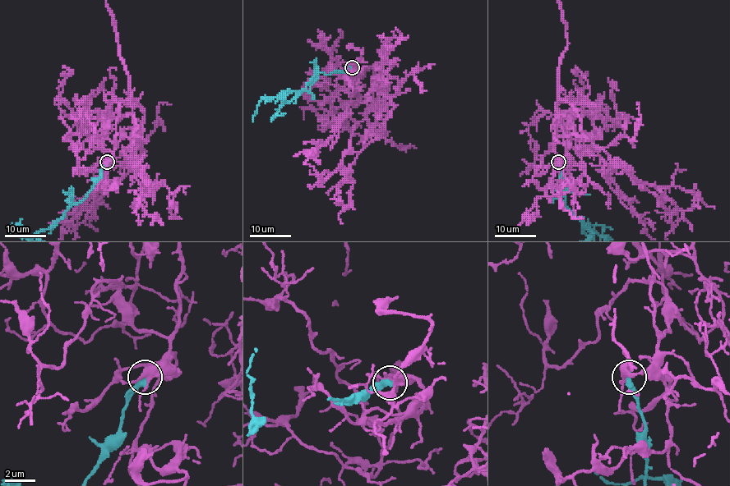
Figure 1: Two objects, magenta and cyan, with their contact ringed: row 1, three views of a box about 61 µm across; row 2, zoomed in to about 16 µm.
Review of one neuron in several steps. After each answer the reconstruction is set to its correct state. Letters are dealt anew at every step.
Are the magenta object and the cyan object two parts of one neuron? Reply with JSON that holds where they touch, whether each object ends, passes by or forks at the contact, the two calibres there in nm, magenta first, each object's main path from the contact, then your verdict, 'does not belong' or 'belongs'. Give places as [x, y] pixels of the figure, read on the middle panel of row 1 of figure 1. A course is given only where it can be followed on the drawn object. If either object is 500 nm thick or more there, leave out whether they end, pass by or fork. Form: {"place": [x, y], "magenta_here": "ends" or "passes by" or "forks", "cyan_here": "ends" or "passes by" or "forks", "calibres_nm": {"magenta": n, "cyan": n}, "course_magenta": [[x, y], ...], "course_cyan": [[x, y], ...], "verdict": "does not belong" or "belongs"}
{"place": [352, 67], "magenta_here": "forks", "cyan_here": "ends", "calibres_nm": {"magenta": 320, "cyan": 480}, "course_cyan": [[351, 66], [345, 71], [316, 74], [304, 88], [283, 92], [270, 100], [265, 98], [257, 107], [253, 121]], "verdict": "does not belong"}

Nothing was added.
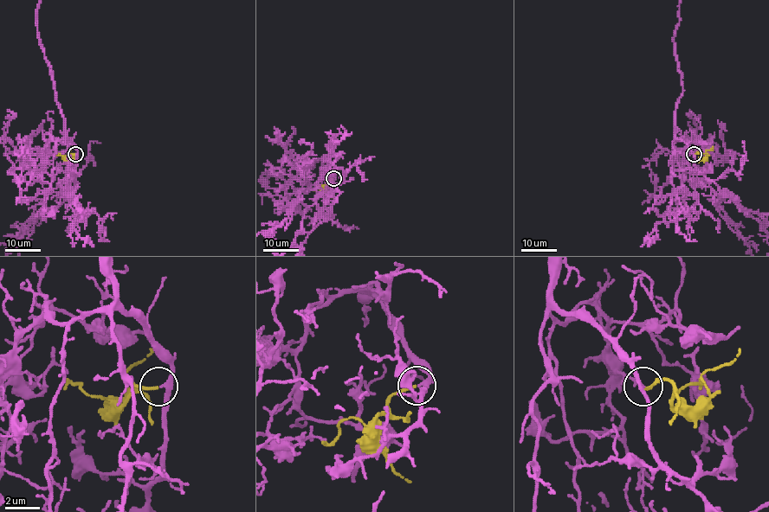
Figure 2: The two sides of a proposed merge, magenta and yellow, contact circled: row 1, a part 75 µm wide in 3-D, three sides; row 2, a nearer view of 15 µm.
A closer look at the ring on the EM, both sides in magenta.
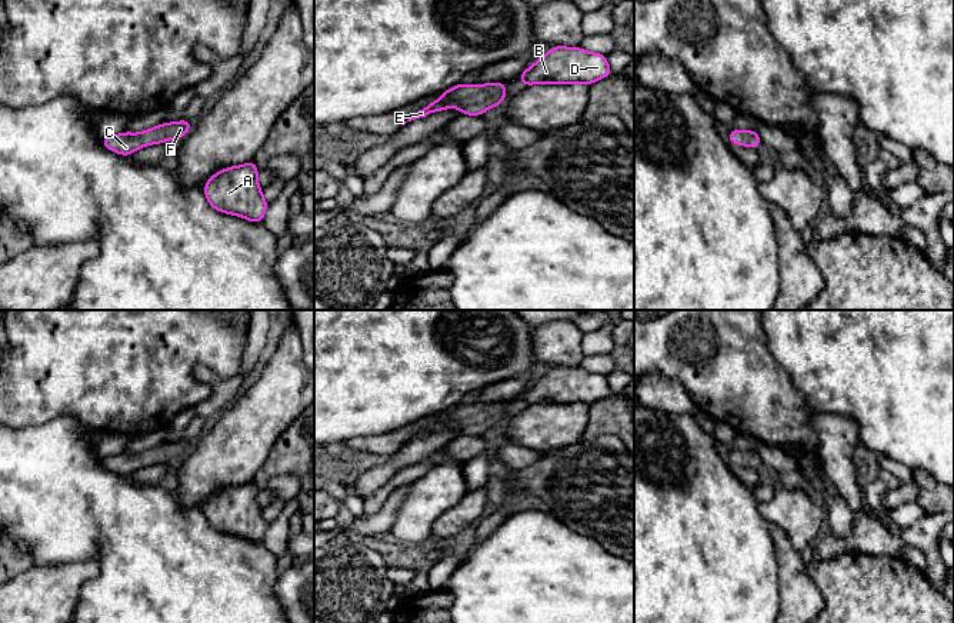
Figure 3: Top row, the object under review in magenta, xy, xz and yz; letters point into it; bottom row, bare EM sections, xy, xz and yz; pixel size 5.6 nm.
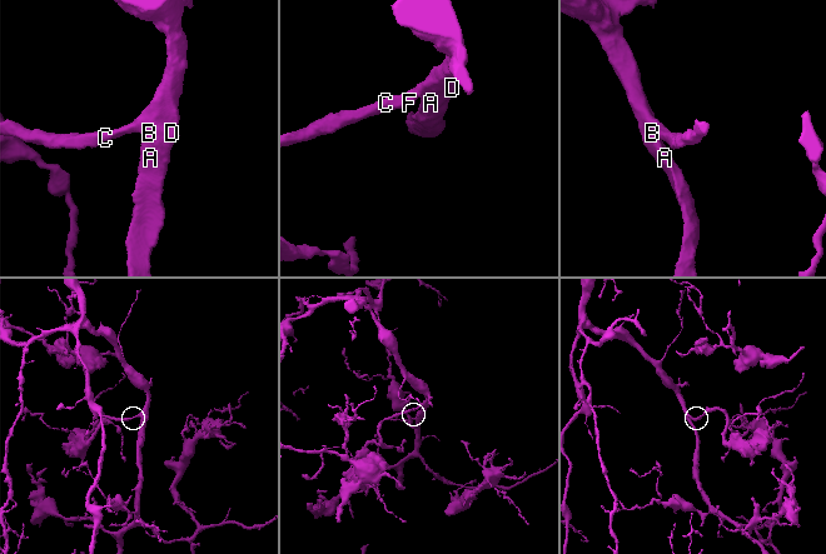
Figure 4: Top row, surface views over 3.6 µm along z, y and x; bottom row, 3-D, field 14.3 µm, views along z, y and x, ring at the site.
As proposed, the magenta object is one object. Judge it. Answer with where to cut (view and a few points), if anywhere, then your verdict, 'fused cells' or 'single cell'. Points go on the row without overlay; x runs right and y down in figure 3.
cut none; single cell

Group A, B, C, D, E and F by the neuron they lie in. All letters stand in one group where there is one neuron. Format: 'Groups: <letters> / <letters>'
Groups: A B C D E F

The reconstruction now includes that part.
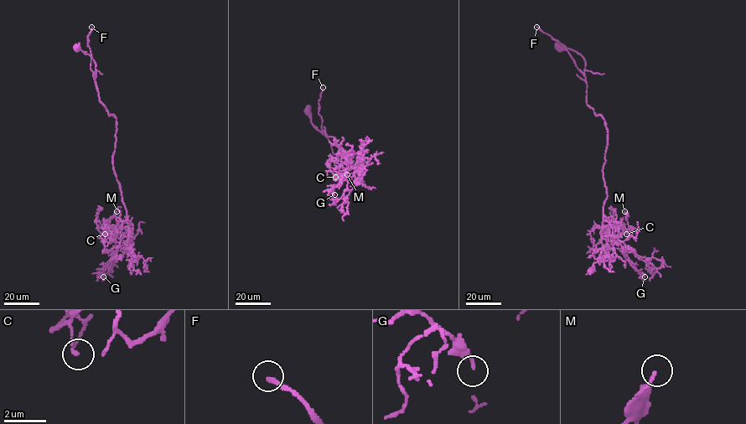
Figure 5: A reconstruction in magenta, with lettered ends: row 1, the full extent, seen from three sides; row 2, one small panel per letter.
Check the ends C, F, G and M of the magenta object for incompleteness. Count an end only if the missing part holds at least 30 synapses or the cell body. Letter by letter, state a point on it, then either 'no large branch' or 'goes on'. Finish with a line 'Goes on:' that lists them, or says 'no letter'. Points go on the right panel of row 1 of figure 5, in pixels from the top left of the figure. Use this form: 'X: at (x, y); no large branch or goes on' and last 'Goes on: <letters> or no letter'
C: at (626, 234); no large branch
F: at (536, 27); goes on
G: at (644, 276); no large branch
M: at (624, 211); no large branch
Goes on: F

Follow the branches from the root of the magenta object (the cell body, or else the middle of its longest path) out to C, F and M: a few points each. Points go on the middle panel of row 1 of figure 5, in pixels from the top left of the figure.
C: (308, 111), (311, 123), (334, 137), (346, 157), (344, 153), (358, 153), (341, 164), (335, 177)
F: (308, 111), (311, 123), (327, 136), (321, 127), (322, 118), (318, 114), (323, 87)
M: (308, 111), (311, 123), (334, 137), (346, 157), (344, 153), (358, 153), (341, 164), (334, 178), (347, 174)

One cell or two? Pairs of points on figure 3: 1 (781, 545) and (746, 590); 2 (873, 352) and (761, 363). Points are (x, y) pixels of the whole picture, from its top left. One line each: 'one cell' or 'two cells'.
1: two cells
2: two cells

